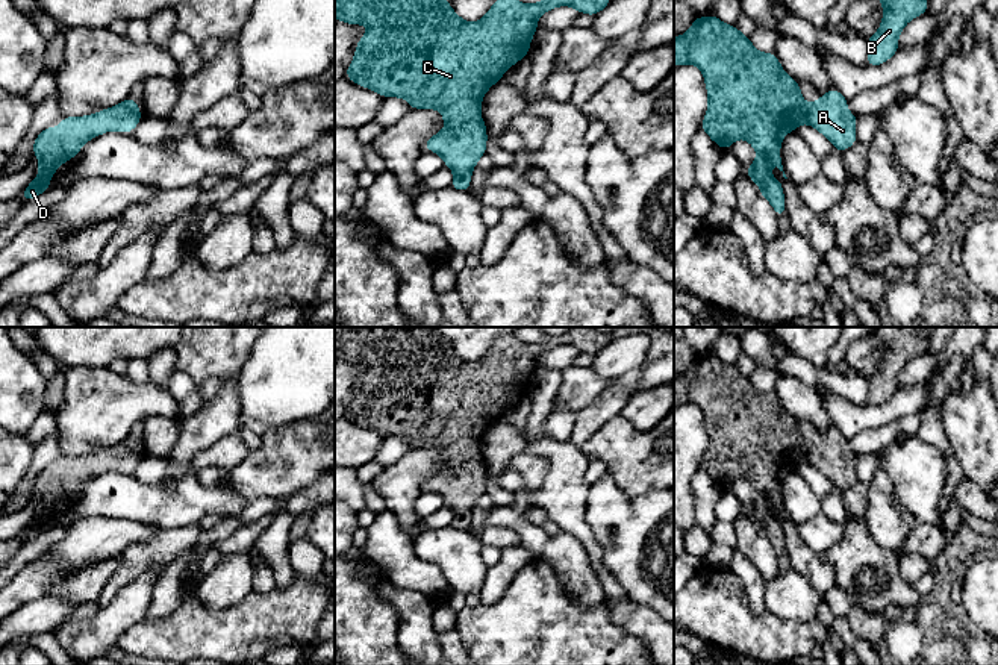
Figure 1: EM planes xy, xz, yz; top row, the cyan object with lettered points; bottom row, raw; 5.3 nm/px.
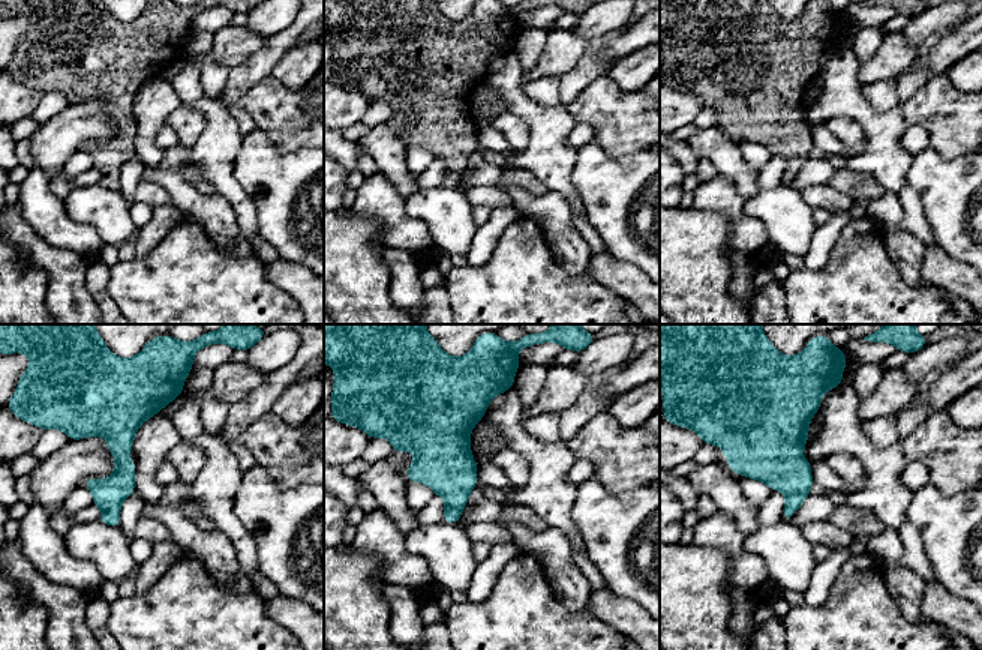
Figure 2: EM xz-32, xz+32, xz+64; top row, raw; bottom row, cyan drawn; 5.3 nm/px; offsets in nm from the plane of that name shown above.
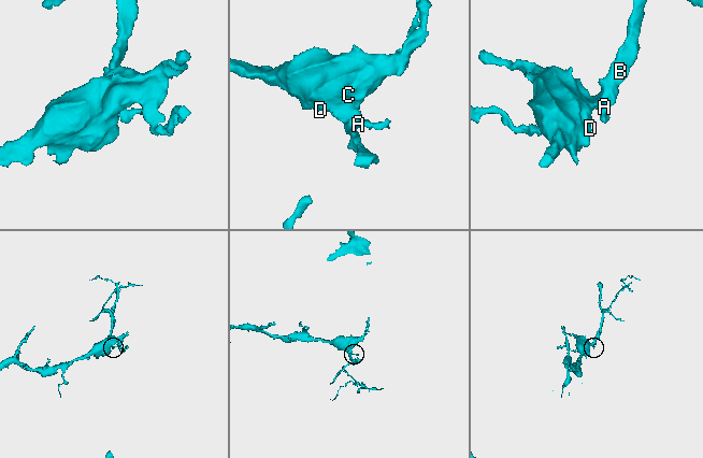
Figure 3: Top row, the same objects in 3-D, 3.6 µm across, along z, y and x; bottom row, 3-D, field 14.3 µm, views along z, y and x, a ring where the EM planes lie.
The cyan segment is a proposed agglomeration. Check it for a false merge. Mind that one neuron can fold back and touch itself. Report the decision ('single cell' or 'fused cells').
single cell

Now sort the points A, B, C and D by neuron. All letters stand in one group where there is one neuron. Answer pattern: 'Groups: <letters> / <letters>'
Groups: A B C D

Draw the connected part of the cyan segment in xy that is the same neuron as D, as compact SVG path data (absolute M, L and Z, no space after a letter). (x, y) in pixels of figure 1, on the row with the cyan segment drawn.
M129 95L121 105L86 117L65 117L59 127L44 129L33 142L33 158L39 159L39 173L23 191L23 201L29 201L53 185L47 182L62 162L74 158L83 144L109 130L132 133L142 115L139 106Z

